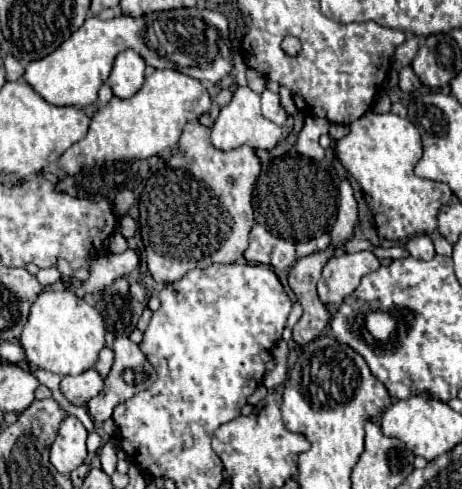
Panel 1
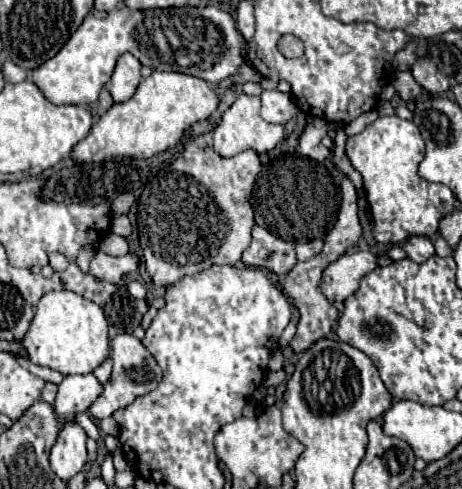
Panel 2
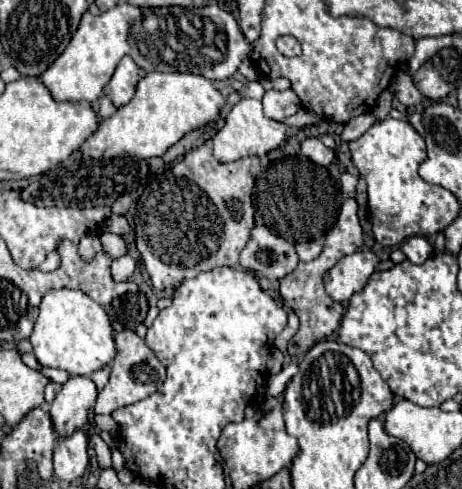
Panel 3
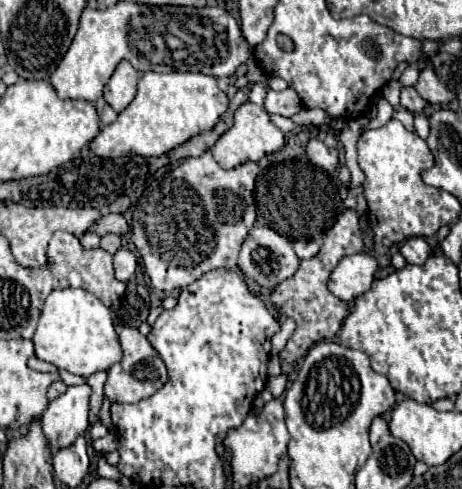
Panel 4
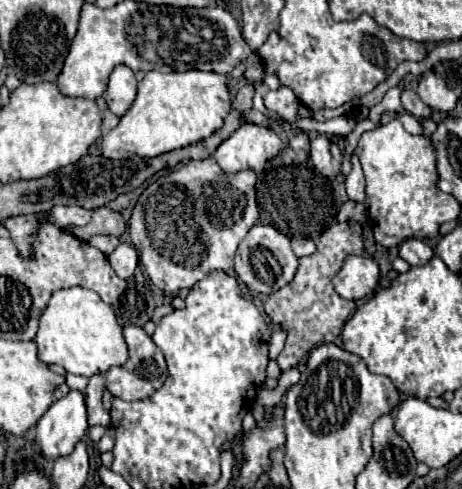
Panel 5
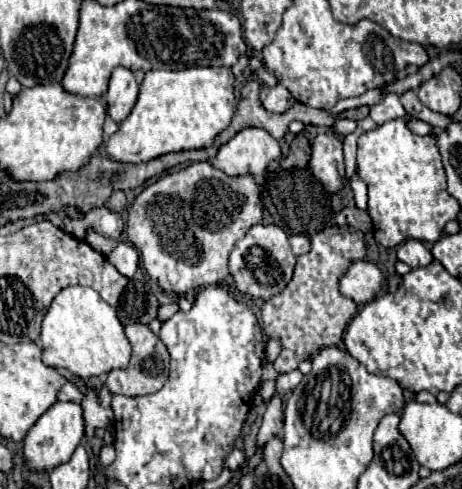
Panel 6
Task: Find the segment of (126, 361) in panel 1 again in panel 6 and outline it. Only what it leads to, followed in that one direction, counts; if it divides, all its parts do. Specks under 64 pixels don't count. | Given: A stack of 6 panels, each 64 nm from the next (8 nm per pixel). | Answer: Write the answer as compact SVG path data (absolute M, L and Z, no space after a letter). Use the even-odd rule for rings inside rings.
M130 324L124 328L126 332L126 338L130 340L132 344L132 358L130 358L130 364L128 368L124 370L112 370L108 376L106 376L106 388L112 392L112 394L122 394L122 396L144 396L144 394L152 394L152 392L158 392L164 382L168 380L168 368L170 368L170 358L168 358L168 350L166 346L160 342L160 338L144 324Z

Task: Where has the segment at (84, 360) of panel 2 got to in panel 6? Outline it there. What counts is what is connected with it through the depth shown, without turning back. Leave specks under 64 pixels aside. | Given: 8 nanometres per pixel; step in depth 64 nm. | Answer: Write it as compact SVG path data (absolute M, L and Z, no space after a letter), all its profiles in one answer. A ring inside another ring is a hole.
M68 286L54 296L42 320L42 332L40 332L38 346L42 348L42 360L46 366L66 368L74 376L80 376L80 378L94 378L94 376L104 378L114 368L126 368L130 360L130 352L132 352L130 342L124 334L124 328L116 316L116 310L108 302L104 302L96 290L84 288L84 286Z

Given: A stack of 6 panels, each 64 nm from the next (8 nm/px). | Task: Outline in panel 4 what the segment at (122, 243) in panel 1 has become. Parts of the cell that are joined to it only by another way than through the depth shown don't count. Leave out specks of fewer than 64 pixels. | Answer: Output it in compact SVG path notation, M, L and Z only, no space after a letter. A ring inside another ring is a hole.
M106 234L106 236L102 236L102 242L100 242L100 248L102 250L114 254L120 246L122 246L122 240L120 240L118 234Z

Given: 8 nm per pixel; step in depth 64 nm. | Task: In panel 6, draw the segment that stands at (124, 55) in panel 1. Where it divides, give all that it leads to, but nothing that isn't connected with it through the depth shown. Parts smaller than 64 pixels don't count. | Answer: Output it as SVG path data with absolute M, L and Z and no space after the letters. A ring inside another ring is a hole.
M118 66L110 76L110 86L106 92L108 114L116 122L122 122L134 108L136 98L138 98L138 82L134 74L128 68Z

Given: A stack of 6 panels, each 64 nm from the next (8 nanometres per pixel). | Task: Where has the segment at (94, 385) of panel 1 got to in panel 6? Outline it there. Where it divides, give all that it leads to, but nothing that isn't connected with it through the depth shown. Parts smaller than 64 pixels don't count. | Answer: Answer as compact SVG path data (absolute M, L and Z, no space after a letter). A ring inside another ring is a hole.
M56 402L48 412L44 412L38 422L30 428L30 432L24 438L24 454L34 470L48 470L62 462L68 462L76 446L80 444L84 436L84 418L82 418L82 406L80 402Z

